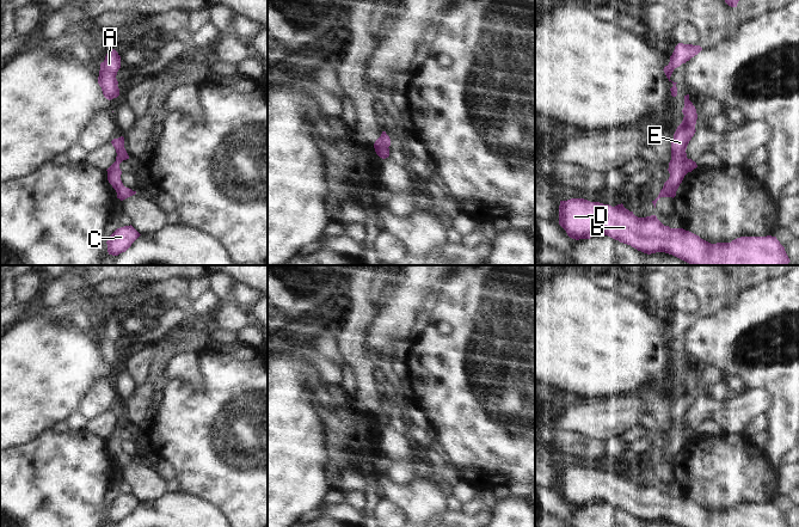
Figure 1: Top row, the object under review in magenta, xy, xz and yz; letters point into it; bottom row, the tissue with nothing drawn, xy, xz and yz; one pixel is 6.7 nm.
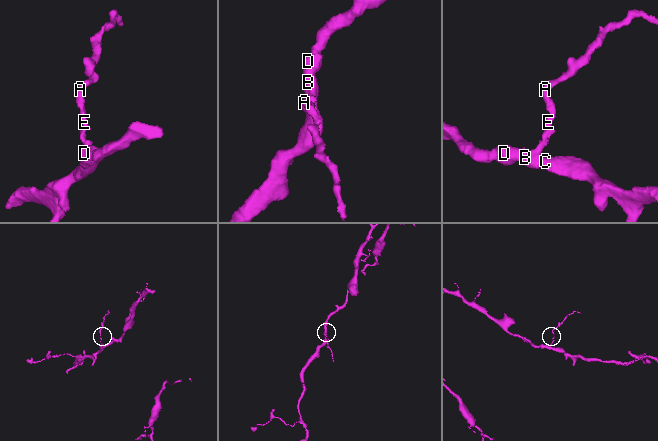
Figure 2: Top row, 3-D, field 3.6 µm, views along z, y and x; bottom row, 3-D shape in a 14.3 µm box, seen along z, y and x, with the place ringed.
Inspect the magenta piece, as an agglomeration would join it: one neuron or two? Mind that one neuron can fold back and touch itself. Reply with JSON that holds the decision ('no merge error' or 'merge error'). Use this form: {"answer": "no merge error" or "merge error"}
{"answer": "no merge error"}

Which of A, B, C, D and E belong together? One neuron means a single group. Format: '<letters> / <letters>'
A B C D E

